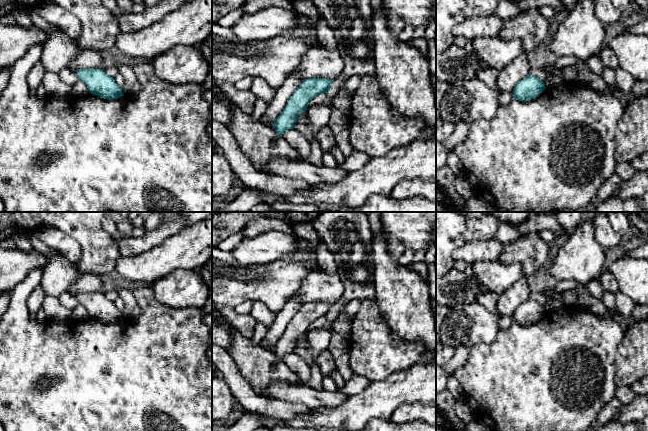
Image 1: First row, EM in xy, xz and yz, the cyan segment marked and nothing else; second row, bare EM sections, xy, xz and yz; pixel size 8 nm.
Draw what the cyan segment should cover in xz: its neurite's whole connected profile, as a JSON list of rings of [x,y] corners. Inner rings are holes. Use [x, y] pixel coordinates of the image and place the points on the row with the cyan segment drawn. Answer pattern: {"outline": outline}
{"outline": [[[310,78],[302,81],[287,101],[283,111],[274,121],[273,128],[278,135],[293,129],[300,113],[306,111],[309,101],[321,94],[327,93],[333,80],[326,78]]]}

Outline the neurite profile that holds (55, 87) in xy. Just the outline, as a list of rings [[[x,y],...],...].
[[[47,71],[43,77],[42,84],[48,96],[52,98],[62,99],[69,95],[72,95],[72,86],[64,83],[58,72]]]

